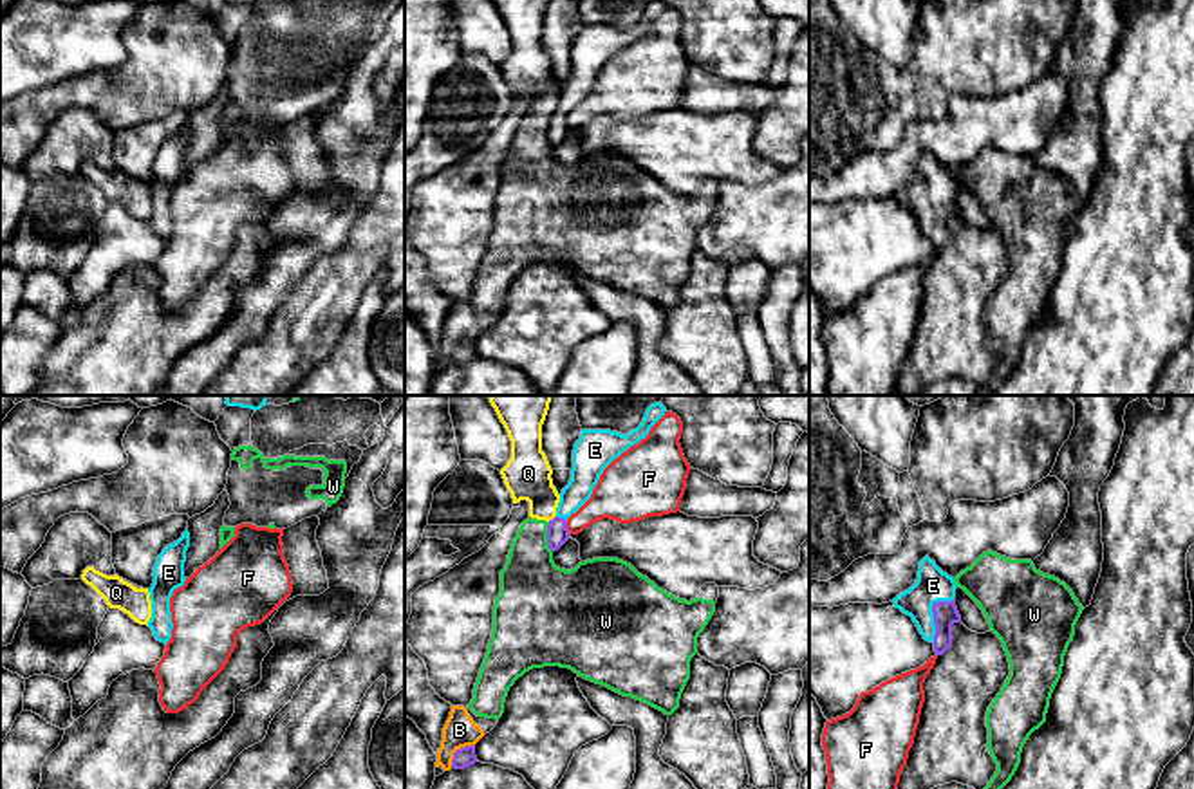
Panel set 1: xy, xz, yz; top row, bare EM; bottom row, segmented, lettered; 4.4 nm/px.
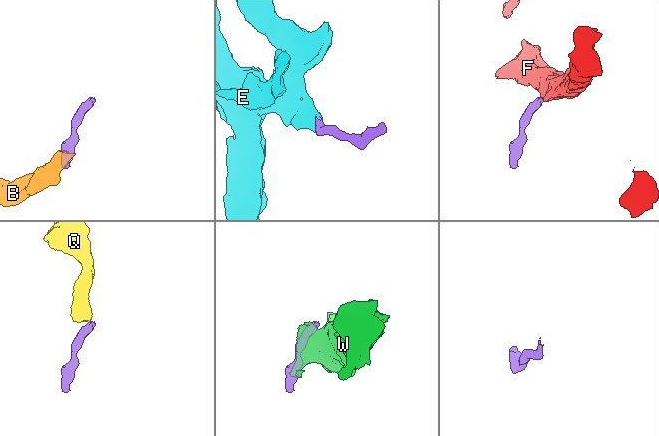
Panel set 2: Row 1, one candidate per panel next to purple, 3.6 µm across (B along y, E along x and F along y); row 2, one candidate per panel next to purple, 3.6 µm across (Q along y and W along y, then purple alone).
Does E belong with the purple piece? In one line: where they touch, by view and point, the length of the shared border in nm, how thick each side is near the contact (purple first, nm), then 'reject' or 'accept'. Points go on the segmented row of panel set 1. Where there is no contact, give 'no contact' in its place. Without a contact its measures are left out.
yz (932, 612) | 220 nm | 110/150 nm | accept

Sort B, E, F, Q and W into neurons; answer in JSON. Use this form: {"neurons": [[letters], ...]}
{"neurons": [["B", "Q", "W"], ["E"], ["F"]]}

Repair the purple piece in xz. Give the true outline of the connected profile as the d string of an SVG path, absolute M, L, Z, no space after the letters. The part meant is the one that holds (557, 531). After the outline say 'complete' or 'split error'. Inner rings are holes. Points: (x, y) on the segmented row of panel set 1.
M663 403L650 404L641 424L627 435L611 430L582 430L573 450L571 480L562 489L556 516L547 525L547 545L553 552L569 540L567 518L591 498L603 469L645 439L665 412Z; split error

